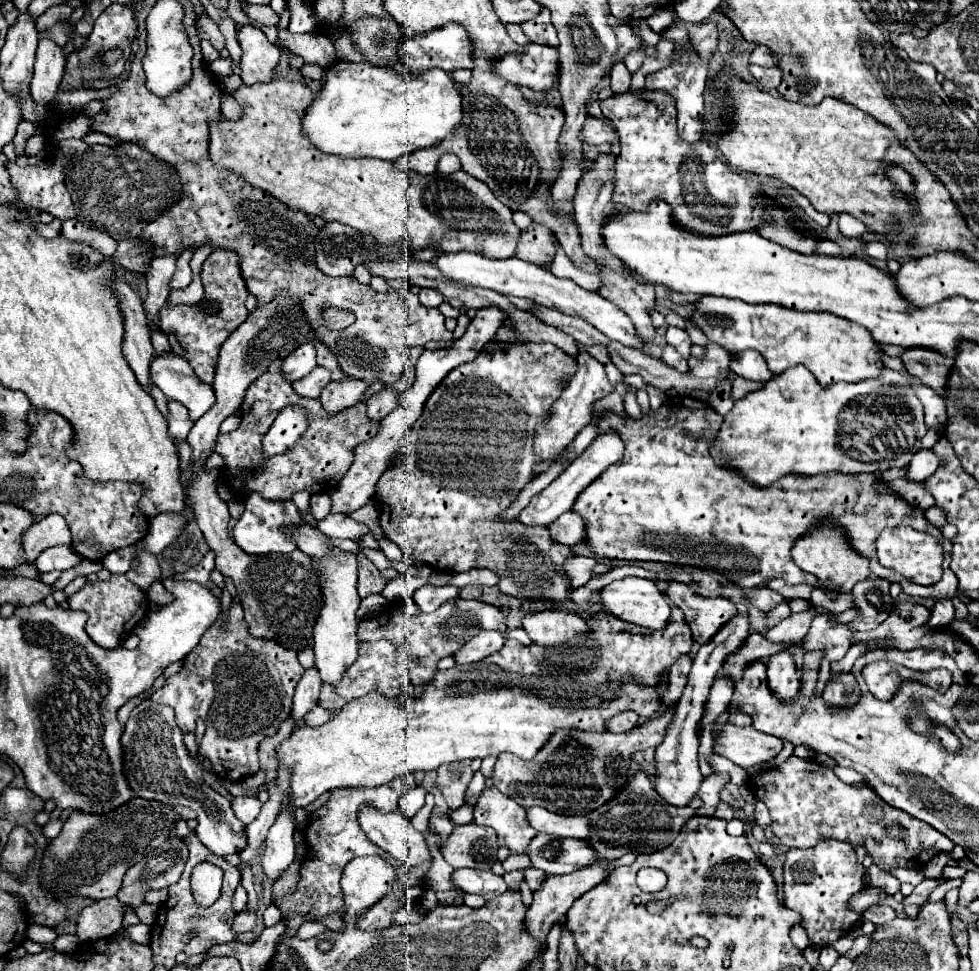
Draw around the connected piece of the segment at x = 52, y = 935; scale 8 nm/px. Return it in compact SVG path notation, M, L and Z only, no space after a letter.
M32 923L28 929L28 937L36 943L54 943L58 939L58 933L52 927L40 927L40 925Z

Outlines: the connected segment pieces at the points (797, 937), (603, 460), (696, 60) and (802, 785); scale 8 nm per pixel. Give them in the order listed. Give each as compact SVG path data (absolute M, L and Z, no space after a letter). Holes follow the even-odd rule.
M794 925L794 927L790 929L790 939L792 939L792 943L794 943L800 951L804 951L804 949L810 945L808 935L806 935L806 931L804 931L802 925Z
M606 431L606 433L600 433L588 447L582 455L578 455L562 475L558 475L544 491L540 491L538 495L532 497L532 501L528 503L528 507L522 509L522 513L518 515L518 519L526 525L550 525L552 521L556 521L562 513L570 511L578 499L578 495L592 483L598 479L598 475L602 471L606 471L610 465L614 465L616 461L620 461L624 453L624 443L620 439L620 435L616 431Z
M676 19L668 29L660 33L660 39L666 39L674 43L678 59L667 68L663 68L655 73L650 73L650 81L646 81L648 91L664 91L668 93L678 111L678 133L686 143L696 143L702 139L702 125L700 121L704 119L704 89L708 81L708 63L718 47L718 27L716 21L708 23L688 23L682 19Z
M796 755L788 757L788 761L782 767L760 773L752 781L752 793L766 803L772 817L770 829L782 841L782 845L790 849L792 847L808 849L814 847L820 839L830 839L830 837L840 841L850 839L852 845L864 843L868 853L874 855L874 863L880 869L890 869L890 867L924 869L926 861L930 861L936 853L954 849L954 843L946 835L942 835L928 823L914 819L912 815L880 801L872 793L872 789L868 789L866 783L848 785L840 781L830 767L820 767L812 761L806 763ZM816 809L822 811L820 817L814 817ZM888 821L898 821L908 829L904 841L898 841L884 833L884 825ZM846 825L850 833L846 833Z

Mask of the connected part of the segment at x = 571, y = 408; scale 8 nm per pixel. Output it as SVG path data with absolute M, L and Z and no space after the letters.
M580 351L576 359L578 359L576 375L570 379L564 393L556 399L556 405L552 405L552 417L548 417L548 421L544 421L544 425L540 425L540 429L536 429L534 451L540 453L540 461L548 461L548 457L552 457L552 453L556 453L556 449L564 449L564 445L572 443L572 439L580 433L580 429L586 423L590 423L592 403L612 391L612 385L608 383L604 365L600 361L596 361L586 351Z

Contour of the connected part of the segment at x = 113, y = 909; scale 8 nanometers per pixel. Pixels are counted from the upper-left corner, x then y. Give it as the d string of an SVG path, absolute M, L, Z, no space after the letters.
M116 897L94 901L82 909L76 935L82 941L98 941L114 935L122 927L122 911L124 905Z

